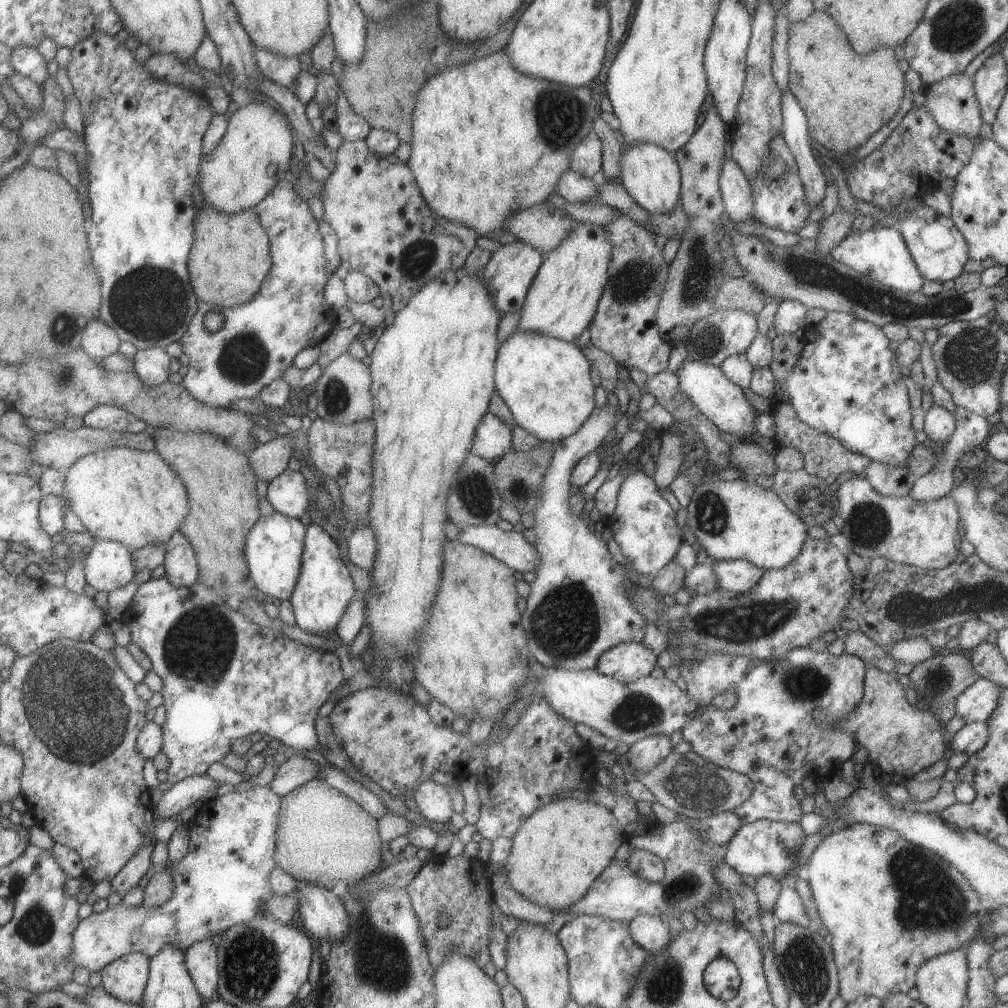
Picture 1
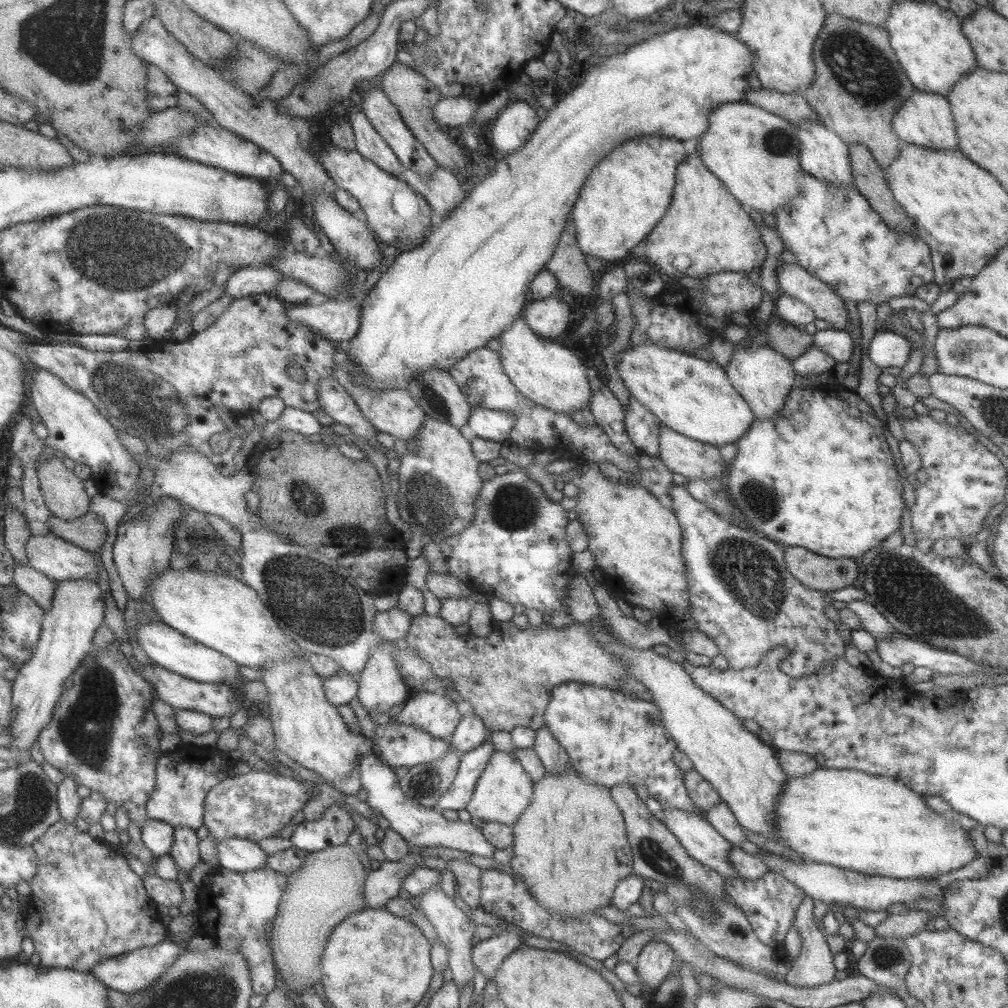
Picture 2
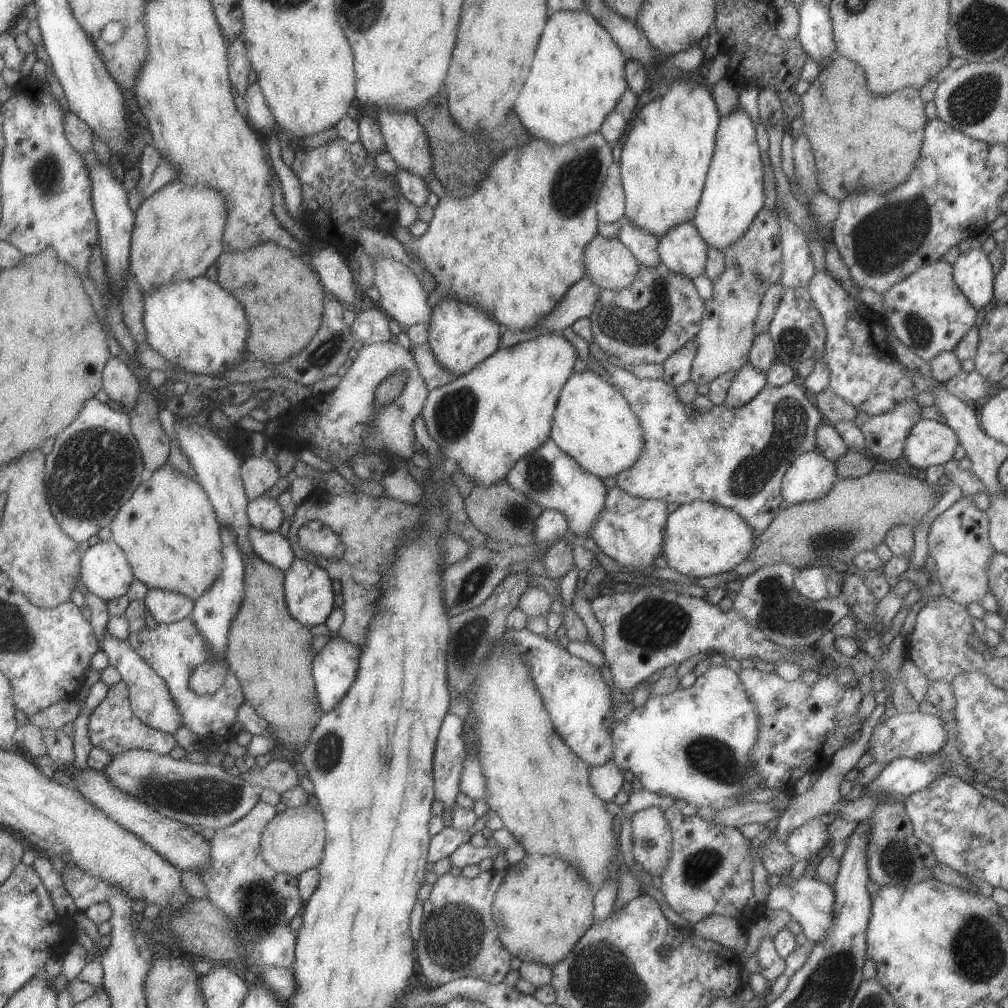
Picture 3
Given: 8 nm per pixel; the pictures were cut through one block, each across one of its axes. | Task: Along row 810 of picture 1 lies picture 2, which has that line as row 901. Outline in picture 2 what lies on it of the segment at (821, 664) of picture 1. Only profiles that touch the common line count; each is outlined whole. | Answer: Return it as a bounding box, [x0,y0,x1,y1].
[724,873,804,960]

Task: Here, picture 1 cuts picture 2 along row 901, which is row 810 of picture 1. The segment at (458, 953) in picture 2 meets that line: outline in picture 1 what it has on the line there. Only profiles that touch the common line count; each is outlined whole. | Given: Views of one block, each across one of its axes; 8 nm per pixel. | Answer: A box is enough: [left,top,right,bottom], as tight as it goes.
[413,780,454,822]

